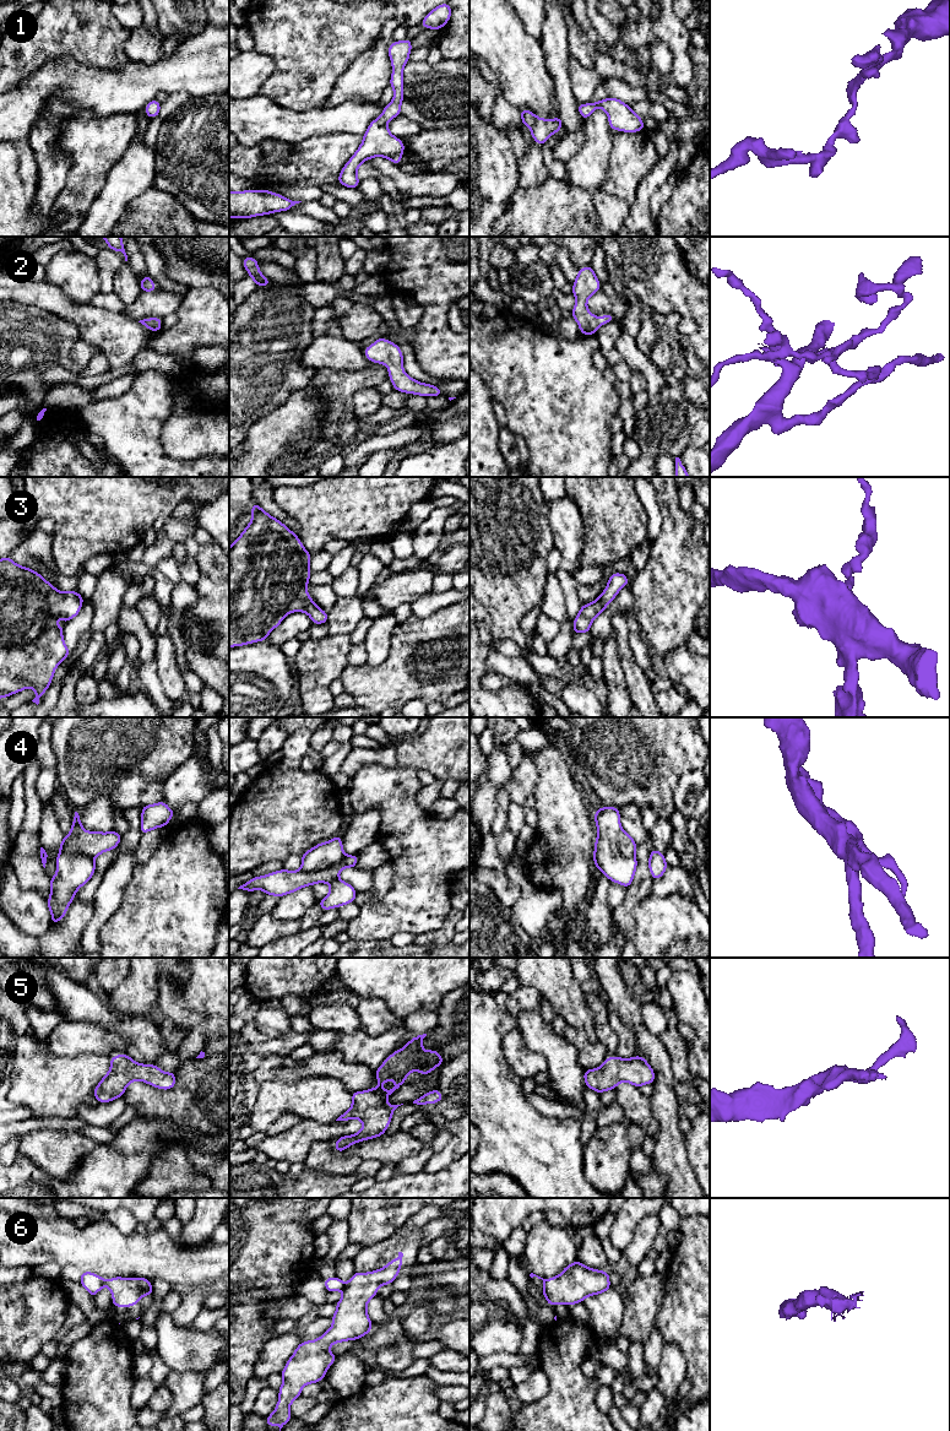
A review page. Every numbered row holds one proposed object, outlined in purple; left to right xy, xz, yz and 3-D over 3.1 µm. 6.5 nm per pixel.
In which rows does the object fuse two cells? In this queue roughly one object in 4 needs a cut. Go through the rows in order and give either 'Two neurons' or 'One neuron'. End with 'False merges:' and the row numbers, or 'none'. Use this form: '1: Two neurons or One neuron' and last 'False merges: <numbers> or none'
1: One neuron
2: One neuron
3: One neuron
4: Two neurons
5: One neuron
6: One neuron
False merges: 4

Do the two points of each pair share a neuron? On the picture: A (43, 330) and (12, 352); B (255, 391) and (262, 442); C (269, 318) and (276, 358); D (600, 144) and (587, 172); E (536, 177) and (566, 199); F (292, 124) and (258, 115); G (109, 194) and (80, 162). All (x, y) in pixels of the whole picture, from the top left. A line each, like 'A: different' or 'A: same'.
A: same
B: different
C: same
D: same
E: different
F: same
G: different

